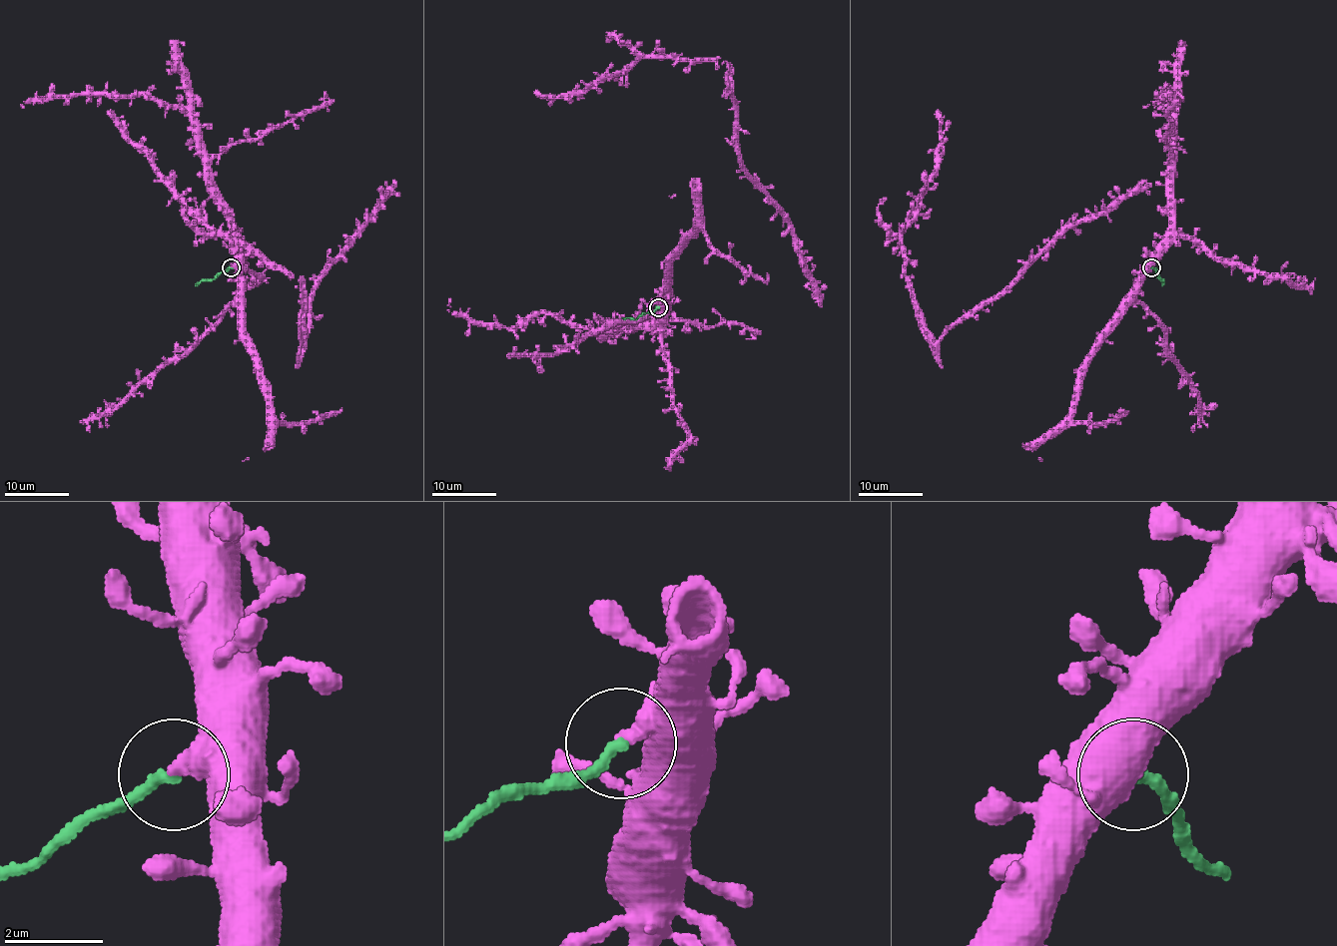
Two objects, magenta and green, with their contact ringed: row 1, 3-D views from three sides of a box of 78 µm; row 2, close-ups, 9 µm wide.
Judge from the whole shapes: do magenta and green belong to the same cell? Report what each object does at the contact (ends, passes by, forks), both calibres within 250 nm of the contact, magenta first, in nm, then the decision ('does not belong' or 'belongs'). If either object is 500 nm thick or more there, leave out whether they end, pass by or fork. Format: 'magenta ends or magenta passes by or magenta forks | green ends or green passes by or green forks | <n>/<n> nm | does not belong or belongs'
magenta ends | green ends | 440/240 nm | does not belong

